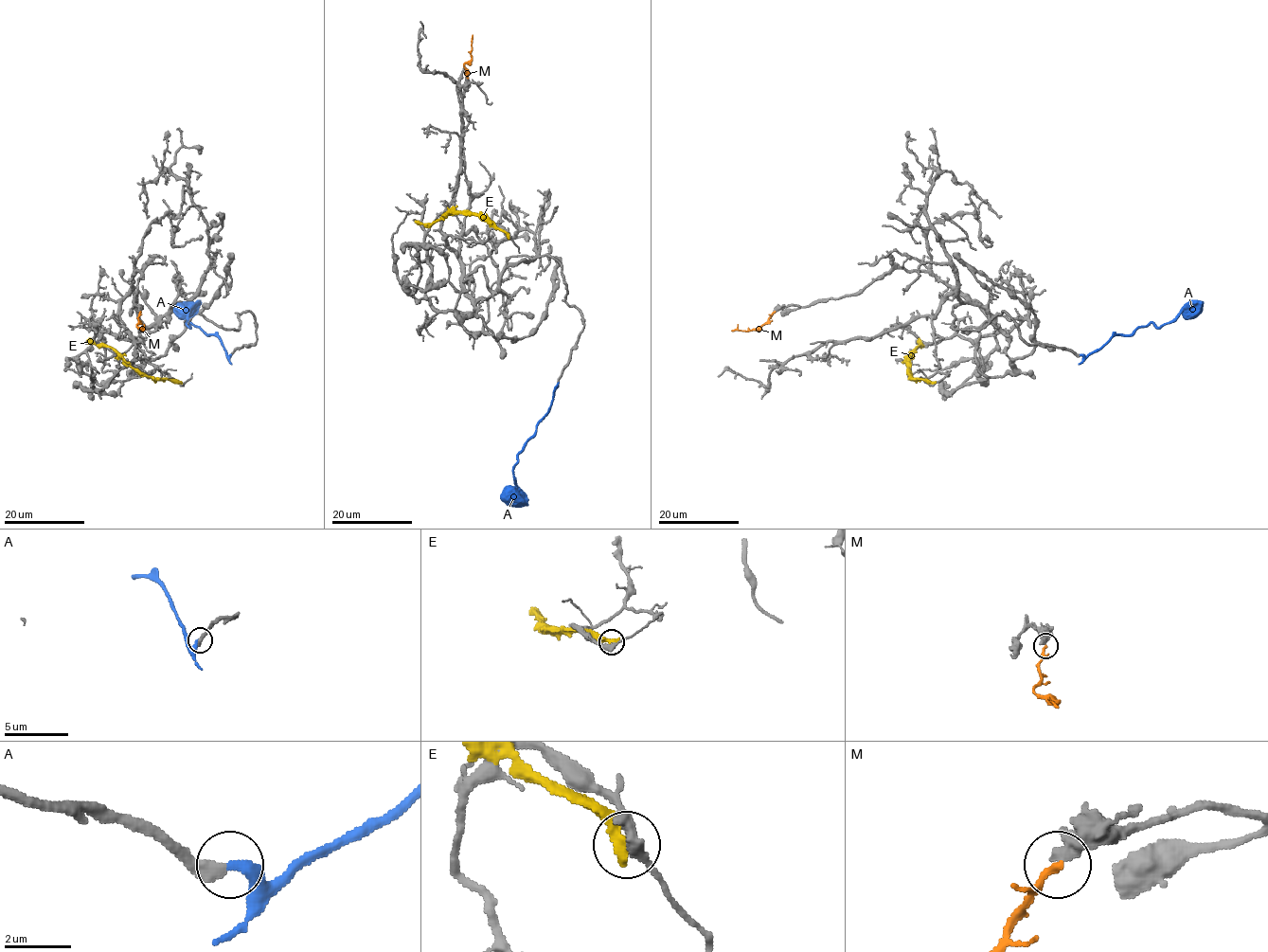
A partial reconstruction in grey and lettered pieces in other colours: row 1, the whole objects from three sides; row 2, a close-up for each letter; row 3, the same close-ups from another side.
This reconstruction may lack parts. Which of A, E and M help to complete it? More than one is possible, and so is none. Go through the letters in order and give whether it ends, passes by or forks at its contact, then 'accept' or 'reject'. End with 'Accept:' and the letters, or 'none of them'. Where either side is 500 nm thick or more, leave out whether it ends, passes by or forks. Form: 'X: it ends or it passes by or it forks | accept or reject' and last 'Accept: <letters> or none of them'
A: it ends | accept
E: it ends | reject
M: it passes by | reject
Accept: A

